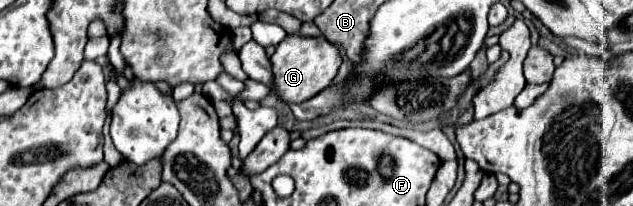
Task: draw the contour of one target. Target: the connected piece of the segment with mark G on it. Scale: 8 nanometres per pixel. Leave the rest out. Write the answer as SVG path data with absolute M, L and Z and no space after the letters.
M287 35L269 57L273 71L273 93L283 103L303 103L305 99L319 93L319 89L327 87L341 65L339 51L325 37L299 37Z

